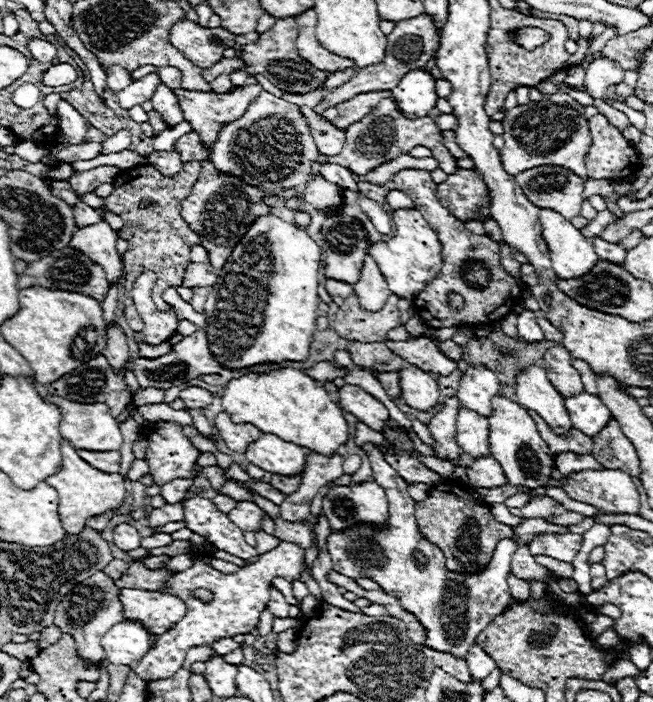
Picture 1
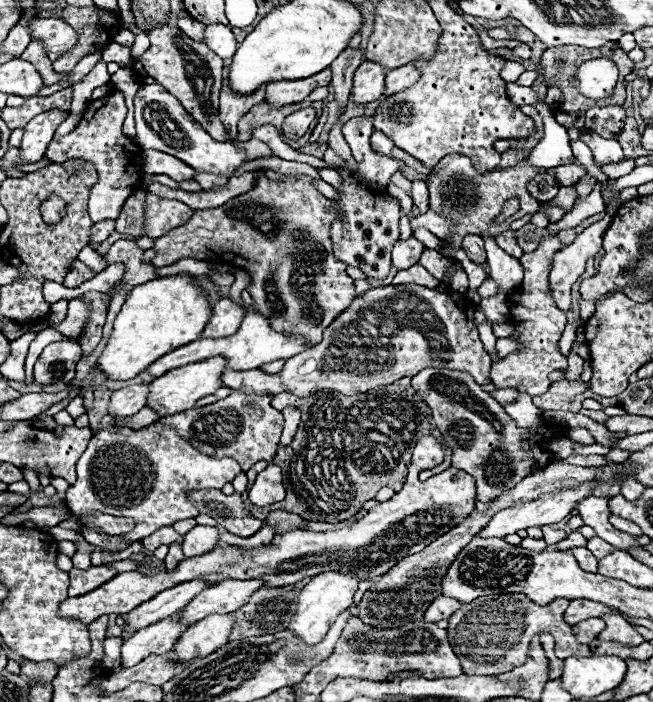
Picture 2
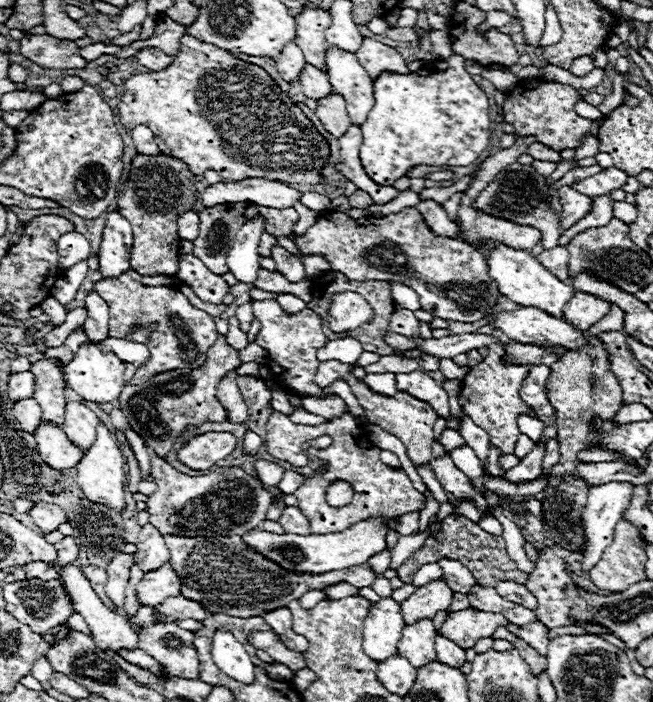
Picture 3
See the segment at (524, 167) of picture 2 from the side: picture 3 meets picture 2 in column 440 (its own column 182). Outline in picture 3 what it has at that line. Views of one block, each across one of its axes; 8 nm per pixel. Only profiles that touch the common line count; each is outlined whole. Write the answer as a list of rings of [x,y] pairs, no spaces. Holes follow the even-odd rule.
[[[136,154],[130,162],[130,176],[122,186],[118,198],[118,212],[130,220],[134,228],[134,244],[130,266],[140,276],[178,276],[178,256],[180,256],[180,236],[178,218],[192,210],[198,202],[198,188],[194,174],[184,164],[184,160],[168,154]]]

